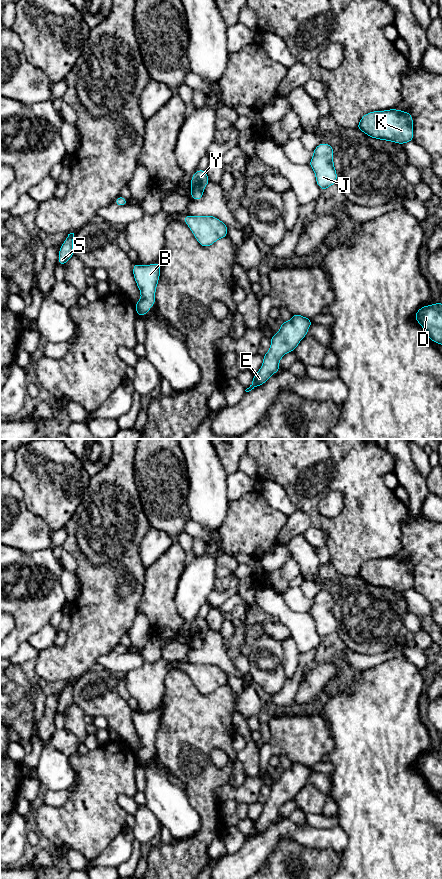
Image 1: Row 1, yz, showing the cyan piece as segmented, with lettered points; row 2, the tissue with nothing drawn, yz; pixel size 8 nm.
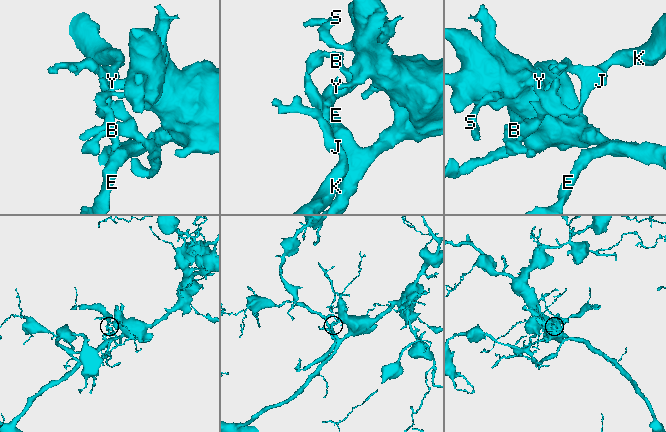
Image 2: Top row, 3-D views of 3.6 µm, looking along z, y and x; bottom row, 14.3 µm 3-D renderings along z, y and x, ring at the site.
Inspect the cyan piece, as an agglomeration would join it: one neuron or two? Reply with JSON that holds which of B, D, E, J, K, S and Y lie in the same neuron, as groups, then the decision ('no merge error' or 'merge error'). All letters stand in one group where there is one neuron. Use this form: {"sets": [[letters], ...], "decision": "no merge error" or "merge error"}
{"sets": [["B", "J", "K"], ["D", "E", "S", "Y"]], "decision": "merge error"}

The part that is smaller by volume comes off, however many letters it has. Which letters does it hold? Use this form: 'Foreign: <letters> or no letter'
Foreign: B, J, K

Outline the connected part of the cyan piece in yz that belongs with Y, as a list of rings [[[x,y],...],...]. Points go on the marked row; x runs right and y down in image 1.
[[[197,169],[191,178],[191,189],[192,191],[204,191],[209,182],[206,170]]]

